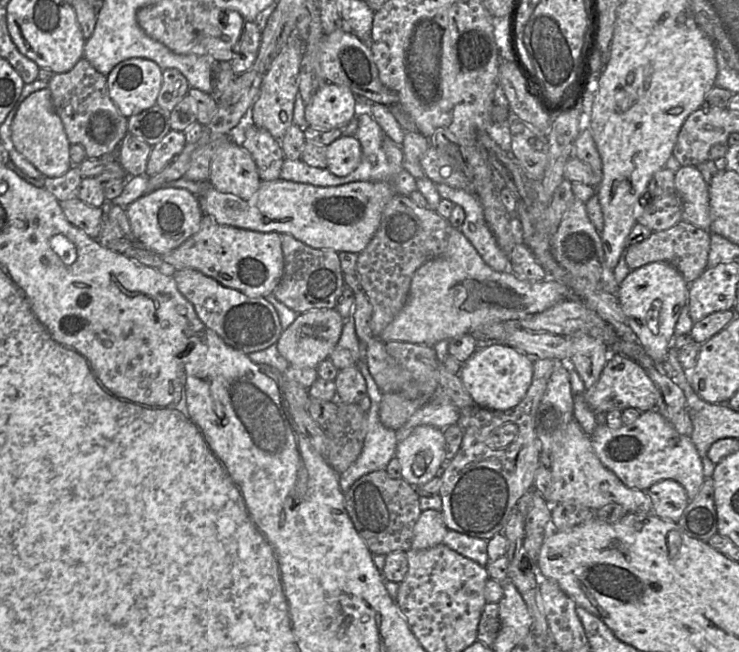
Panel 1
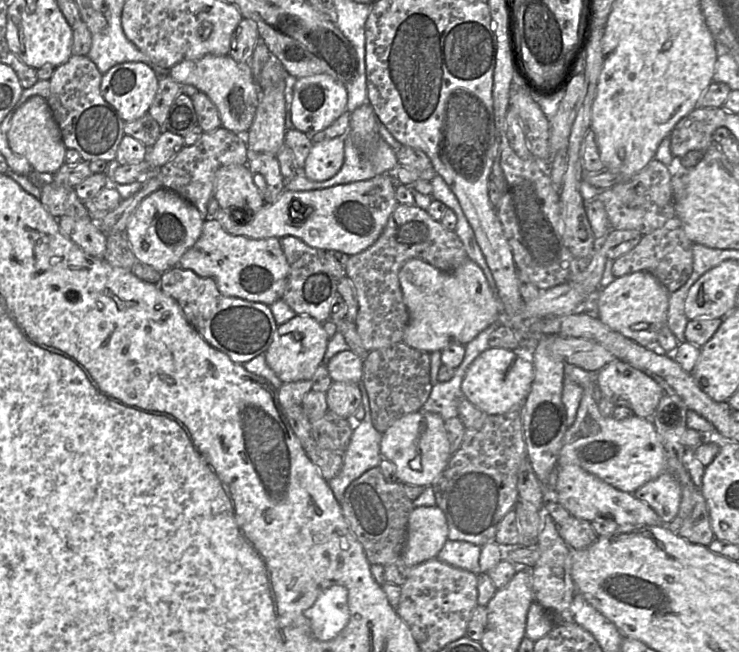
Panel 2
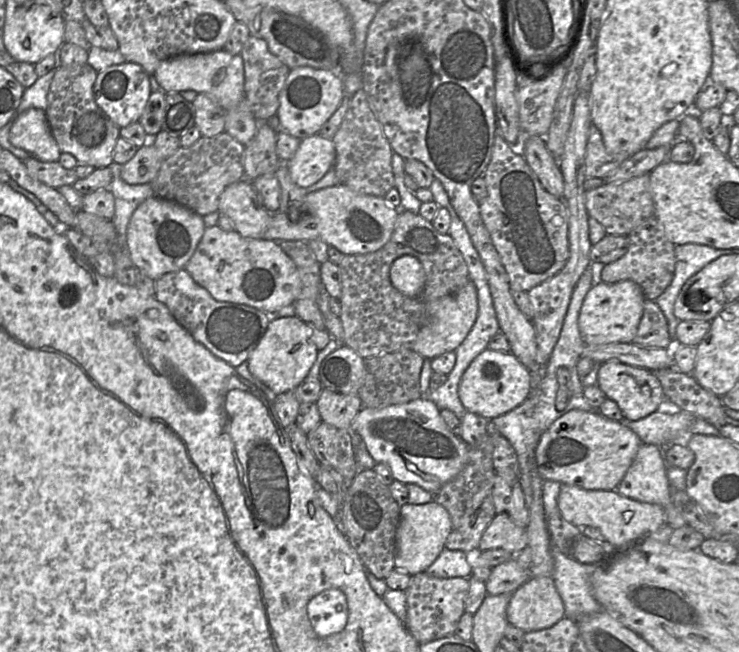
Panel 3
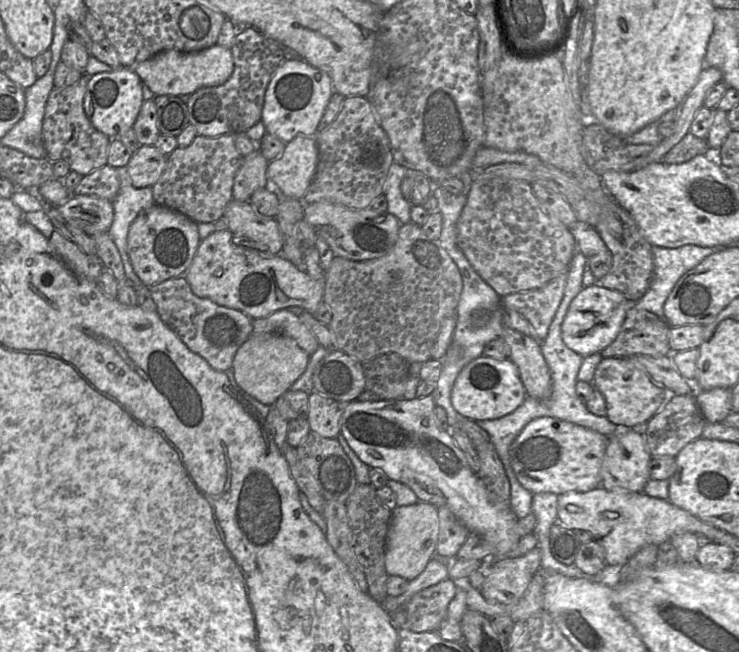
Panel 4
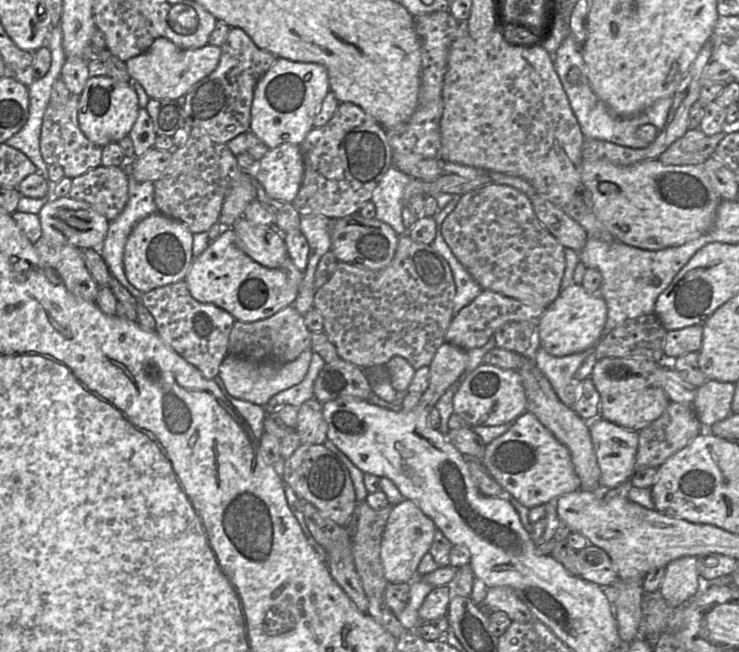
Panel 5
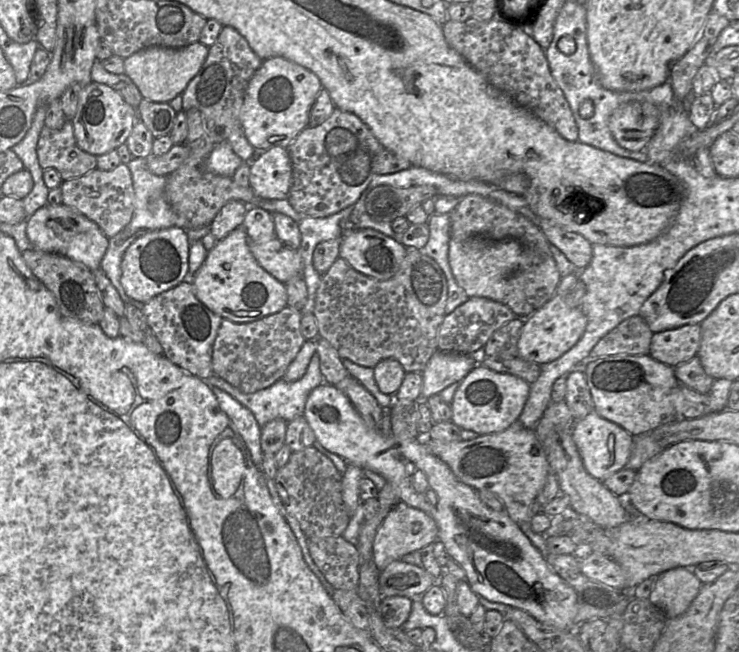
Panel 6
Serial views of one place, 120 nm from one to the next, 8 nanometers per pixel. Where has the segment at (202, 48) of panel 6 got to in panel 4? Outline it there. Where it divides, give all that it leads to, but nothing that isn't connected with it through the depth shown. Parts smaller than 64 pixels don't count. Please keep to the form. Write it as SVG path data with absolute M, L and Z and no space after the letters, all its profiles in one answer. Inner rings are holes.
M215 44L195 52L167 50L129 68L155 95L182 96L191 95L203 87L225 83L233 72L234 63L230 49Z

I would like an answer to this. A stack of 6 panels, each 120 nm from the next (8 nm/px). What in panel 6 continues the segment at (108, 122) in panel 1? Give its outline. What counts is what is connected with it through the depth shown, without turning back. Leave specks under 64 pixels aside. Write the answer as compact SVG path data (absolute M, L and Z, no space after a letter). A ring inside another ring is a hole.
M65 120L61 129L44 127L37 143L37 157L43 170L53 168L58 171L63 181L81 177L97 168L97 156L87 153L77 145L72 120Z

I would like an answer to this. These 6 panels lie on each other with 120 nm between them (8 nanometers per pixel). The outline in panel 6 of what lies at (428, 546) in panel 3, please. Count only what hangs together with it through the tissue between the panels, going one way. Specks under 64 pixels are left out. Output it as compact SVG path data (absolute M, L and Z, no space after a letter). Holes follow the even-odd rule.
M400 501L377 531L373 543L373 561L379 571L382 571L391 562L401 560L405 554L420 551L437 540L438 526L434 518L427 512Z

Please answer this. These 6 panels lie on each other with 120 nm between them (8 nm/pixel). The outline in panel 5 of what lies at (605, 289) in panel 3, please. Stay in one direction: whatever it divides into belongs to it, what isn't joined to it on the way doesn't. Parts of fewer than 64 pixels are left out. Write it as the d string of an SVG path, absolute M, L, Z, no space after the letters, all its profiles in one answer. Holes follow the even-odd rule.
M573 283L562 290L545 309L536 324L537 343L547 353L556 357L567 356L596 347L601 341L607 321L607 305L597 293L587 292L581 284Z

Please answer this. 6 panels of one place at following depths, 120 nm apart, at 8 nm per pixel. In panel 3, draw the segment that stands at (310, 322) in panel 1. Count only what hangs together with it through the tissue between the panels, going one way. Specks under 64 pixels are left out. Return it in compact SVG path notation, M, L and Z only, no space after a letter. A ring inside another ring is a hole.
M296 315L272 318L247 360L248 369L253 377L276 395L297 388L304 382L319 352L311 339L312 328Z

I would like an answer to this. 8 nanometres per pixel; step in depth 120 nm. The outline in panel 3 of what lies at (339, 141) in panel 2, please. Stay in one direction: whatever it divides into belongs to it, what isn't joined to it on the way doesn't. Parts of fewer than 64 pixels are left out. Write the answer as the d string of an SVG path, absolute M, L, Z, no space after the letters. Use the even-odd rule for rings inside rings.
M318 133L302 139L294 156L284 162L292 181L301 188L307 188L322 179L333 167L335 156L332 139Z

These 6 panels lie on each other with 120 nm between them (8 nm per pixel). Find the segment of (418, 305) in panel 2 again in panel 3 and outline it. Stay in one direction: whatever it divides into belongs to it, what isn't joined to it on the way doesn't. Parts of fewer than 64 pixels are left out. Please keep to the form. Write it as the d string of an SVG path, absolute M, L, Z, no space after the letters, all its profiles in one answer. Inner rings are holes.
M403 255L391 265L390 280L403 295L418 297L425 285L424 268L416 257ZM469 281L456 293L443 296L428 305L428 320L418 333L412 350L430 360L455 351L475 324L477 314L477 289L474 283Z

